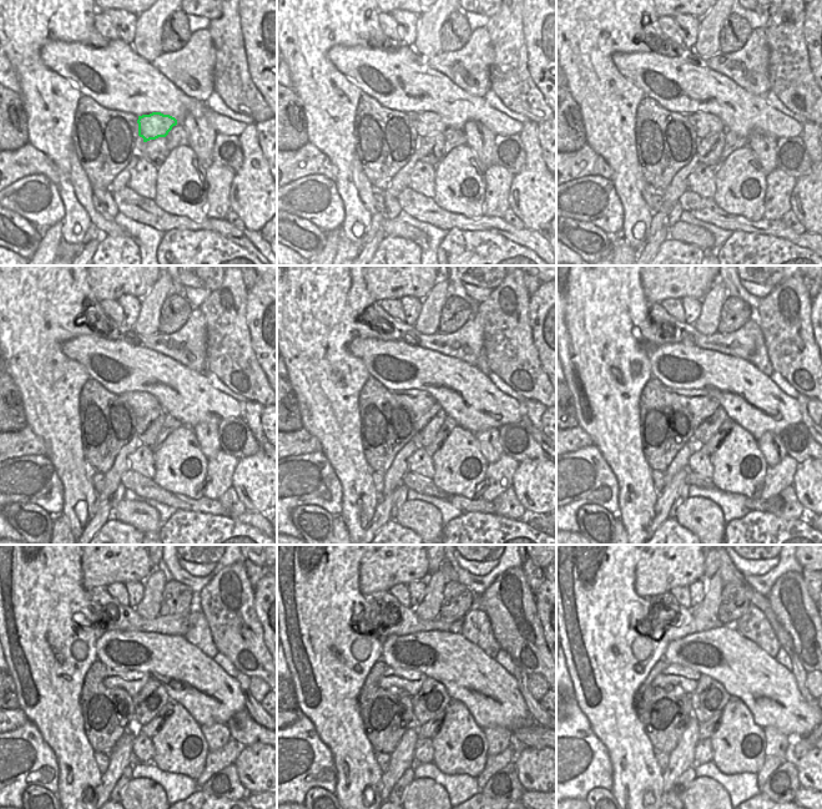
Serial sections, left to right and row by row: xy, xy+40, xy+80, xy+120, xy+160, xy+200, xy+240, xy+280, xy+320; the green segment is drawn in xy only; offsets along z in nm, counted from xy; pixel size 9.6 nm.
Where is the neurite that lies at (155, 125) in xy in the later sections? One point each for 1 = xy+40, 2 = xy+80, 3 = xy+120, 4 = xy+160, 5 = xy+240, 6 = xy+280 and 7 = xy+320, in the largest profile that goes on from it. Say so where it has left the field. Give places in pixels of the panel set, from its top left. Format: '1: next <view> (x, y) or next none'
1: next xy+40 (427, 124)
2: next xy+80 (705, 124)
3: next xy+120 (141, 402)
4: next xy+160 (418, 402)
5: next xy+240 (131, 681)
6: next xy+280 (408, 681)
7: next xy+320 (682, 679)

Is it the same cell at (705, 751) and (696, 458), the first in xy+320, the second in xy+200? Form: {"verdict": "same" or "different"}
{"verdict": "same"}

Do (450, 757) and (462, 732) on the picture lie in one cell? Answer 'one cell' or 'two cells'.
one cell

